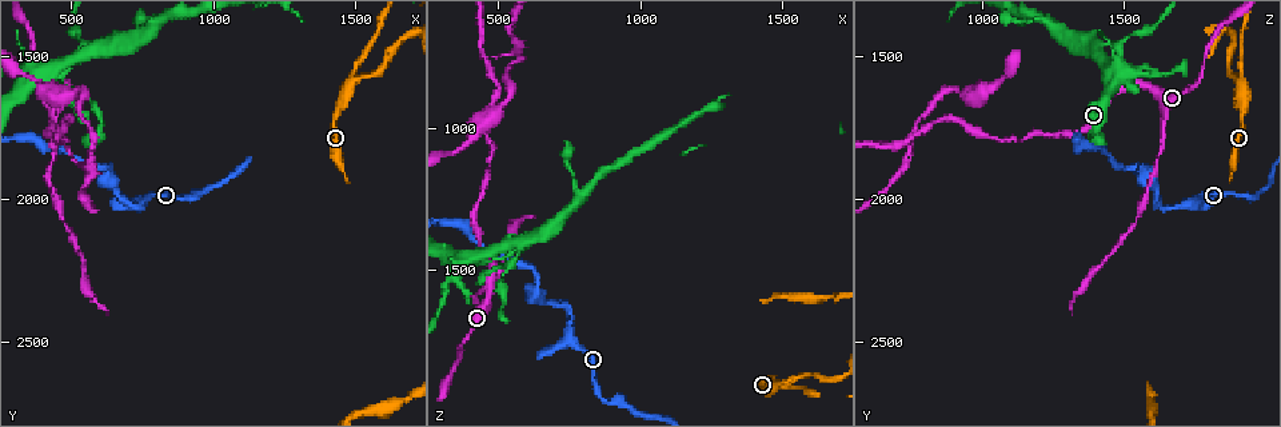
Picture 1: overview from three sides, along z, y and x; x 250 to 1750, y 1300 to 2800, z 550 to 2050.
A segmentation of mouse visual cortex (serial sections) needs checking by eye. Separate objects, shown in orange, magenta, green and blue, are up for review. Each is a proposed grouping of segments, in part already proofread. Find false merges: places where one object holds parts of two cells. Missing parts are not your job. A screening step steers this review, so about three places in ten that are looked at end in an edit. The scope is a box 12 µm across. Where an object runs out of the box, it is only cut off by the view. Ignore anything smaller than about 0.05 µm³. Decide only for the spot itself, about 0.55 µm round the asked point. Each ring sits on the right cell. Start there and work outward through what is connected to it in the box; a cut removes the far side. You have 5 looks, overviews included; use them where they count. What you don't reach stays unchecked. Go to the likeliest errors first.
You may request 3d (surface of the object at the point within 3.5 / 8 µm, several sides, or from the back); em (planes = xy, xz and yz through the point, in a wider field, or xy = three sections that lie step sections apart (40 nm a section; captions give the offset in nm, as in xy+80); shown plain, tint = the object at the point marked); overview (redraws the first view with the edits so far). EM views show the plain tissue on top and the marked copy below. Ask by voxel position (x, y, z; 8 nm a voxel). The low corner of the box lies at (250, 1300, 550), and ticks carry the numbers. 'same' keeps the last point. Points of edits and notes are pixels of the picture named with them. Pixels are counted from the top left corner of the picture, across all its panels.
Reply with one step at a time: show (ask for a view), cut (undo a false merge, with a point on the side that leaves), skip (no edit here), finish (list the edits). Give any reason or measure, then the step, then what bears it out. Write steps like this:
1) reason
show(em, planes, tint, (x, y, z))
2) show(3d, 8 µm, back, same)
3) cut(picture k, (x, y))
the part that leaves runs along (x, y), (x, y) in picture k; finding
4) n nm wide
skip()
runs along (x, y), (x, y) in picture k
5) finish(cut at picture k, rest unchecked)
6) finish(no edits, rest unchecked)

branch point
show(3d, 8 µm, (1480, 1590, 1910))

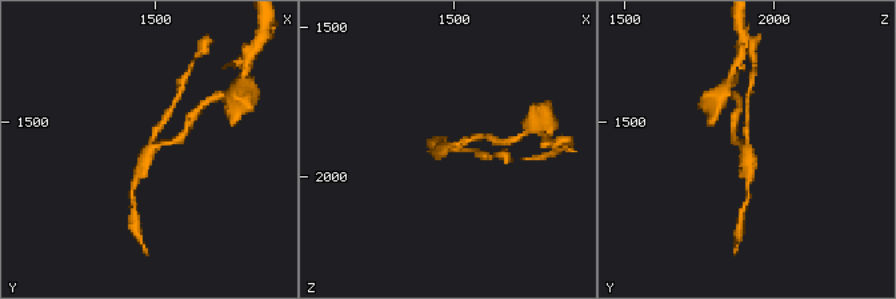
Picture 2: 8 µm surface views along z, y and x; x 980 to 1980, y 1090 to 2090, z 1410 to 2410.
show(3d, 3.5 µm, (1490, 1590, 1910))

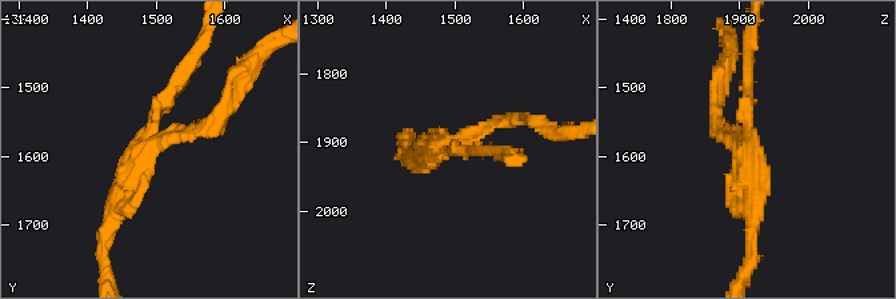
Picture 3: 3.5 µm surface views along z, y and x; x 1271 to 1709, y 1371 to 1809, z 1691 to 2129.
skip()
runs along (107, 227), (140, 154), (218, 116) in picture 3; all the same cell

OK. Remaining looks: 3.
four arms meet
show(3d, 8 µm, (420, 1580, 1440))

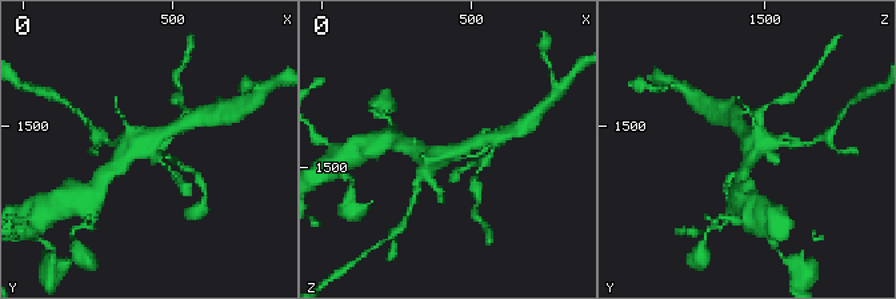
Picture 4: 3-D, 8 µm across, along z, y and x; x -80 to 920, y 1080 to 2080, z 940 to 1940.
zoom in
show(3d, 3.5 µm, (420, 1570, 1440))

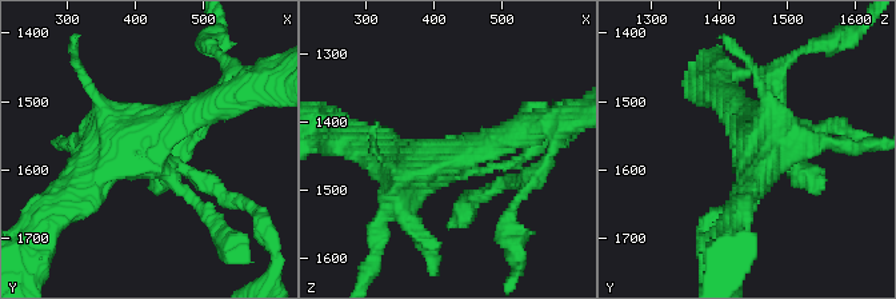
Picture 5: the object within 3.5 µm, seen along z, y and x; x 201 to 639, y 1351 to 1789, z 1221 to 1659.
show(em, xy, step 5, tint, (425, 1570, 1445))

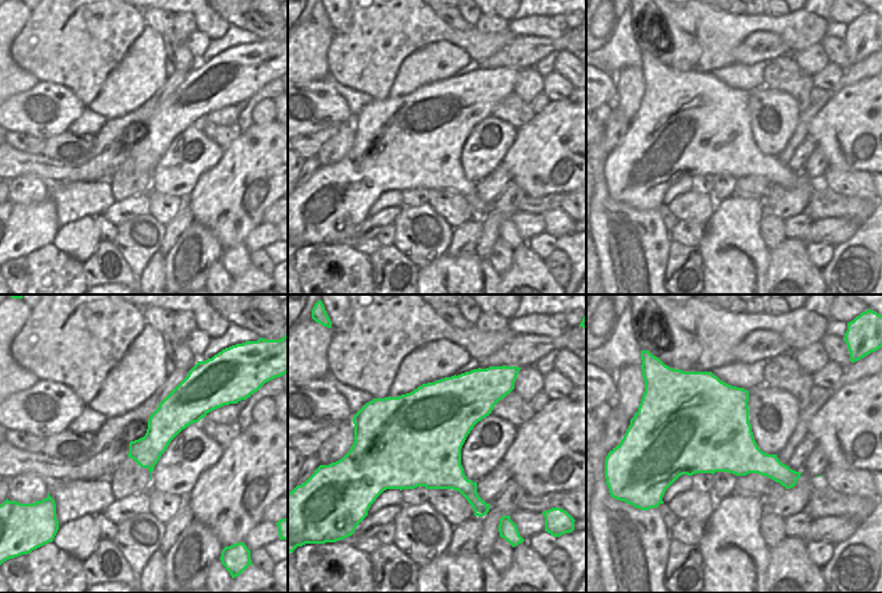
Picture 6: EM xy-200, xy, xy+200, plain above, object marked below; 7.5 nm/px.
700 nm wide
skip()
runs along (207, 216), (154, 147), (223, 102) in picture 5; all the same cell

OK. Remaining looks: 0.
finish(no edits, rest unchecked)

